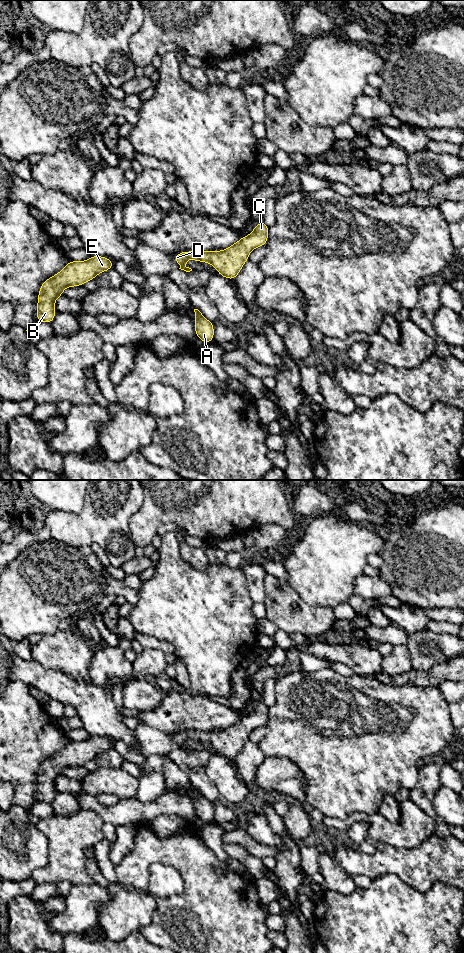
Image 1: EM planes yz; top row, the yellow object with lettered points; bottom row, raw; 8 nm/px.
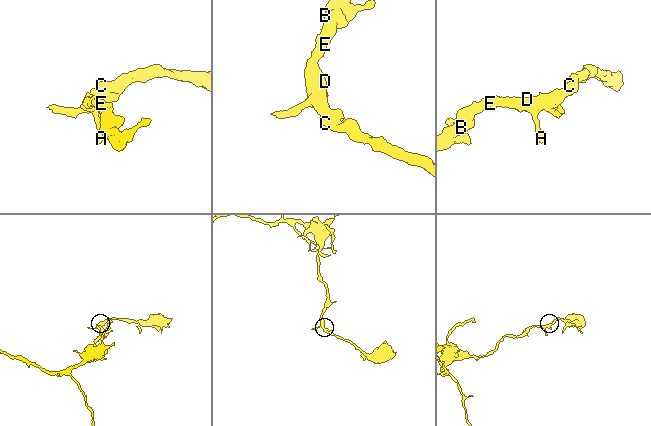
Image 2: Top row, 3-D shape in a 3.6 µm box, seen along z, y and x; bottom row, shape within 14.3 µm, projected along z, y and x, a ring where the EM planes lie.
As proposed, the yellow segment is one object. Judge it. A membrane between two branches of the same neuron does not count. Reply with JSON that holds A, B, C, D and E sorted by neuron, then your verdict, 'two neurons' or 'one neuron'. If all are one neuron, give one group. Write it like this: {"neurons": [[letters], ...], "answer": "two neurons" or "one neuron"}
{"neurons": [["A", "B", "C", "D", "E"]], "answer": "one neuron"}

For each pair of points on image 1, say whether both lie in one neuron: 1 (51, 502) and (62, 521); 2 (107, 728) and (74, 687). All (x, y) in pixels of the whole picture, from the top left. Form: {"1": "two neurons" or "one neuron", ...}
{"1": "two neurons", "2": "one neuron"}

